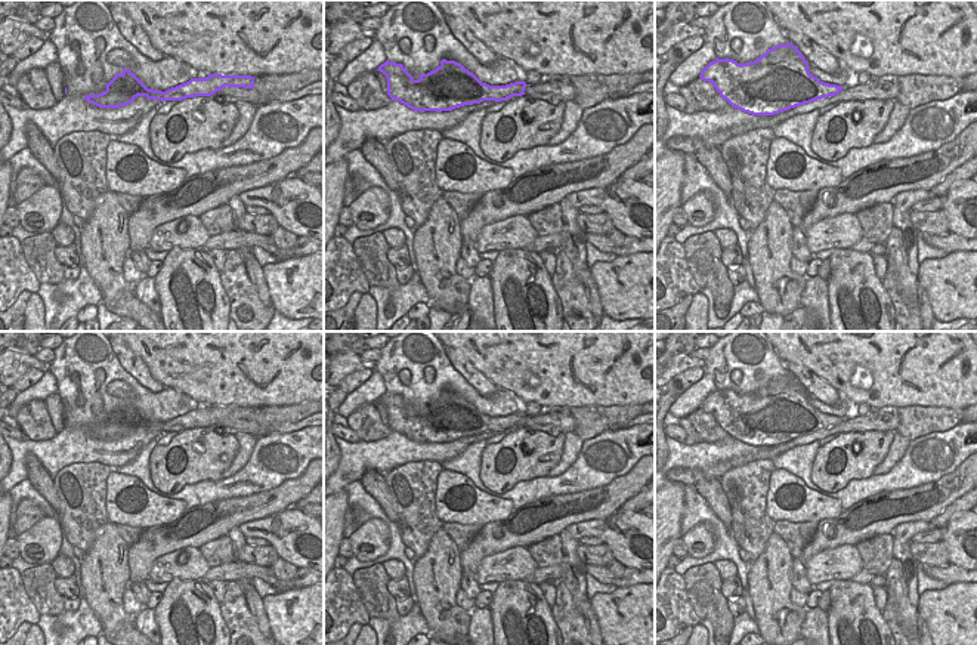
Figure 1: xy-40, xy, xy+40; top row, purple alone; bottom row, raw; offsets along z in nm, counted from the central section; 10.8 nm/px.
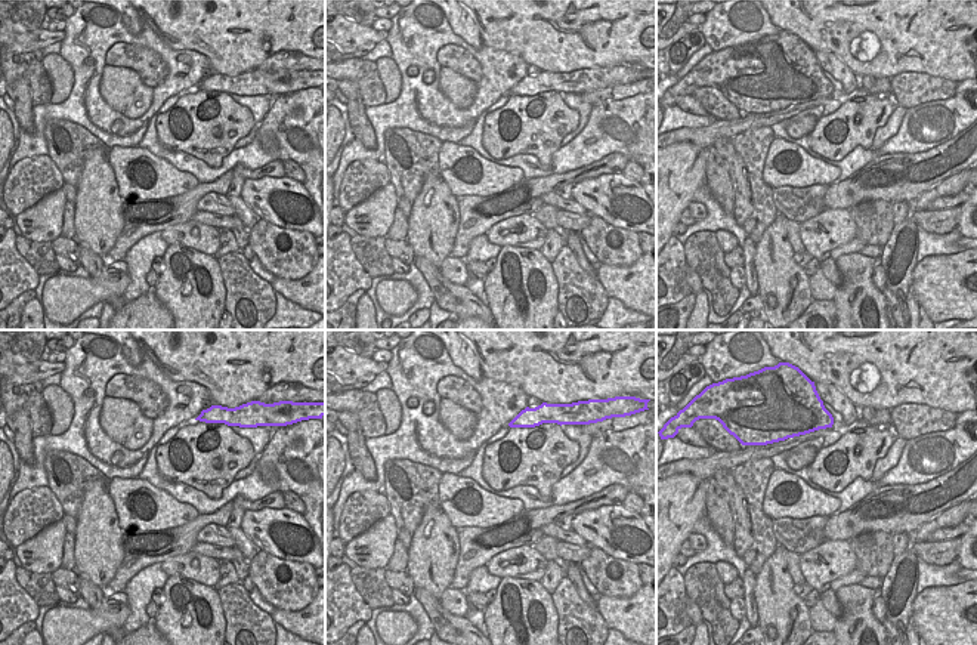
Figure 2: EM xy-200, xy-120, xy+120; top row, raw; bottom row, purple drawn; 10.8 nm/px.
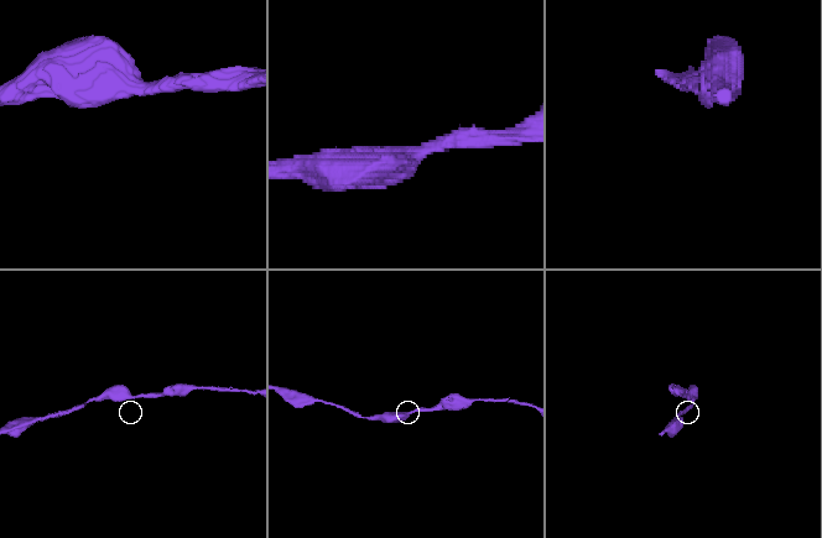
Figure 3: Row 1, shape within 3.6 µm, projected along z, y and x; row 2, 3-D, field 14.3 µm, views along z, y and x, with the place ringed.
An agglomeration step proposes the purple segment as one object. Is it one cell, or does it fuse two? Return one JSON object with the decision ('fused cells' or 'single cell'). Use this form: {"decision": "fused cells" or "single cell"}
{"decision": "single cell"}

